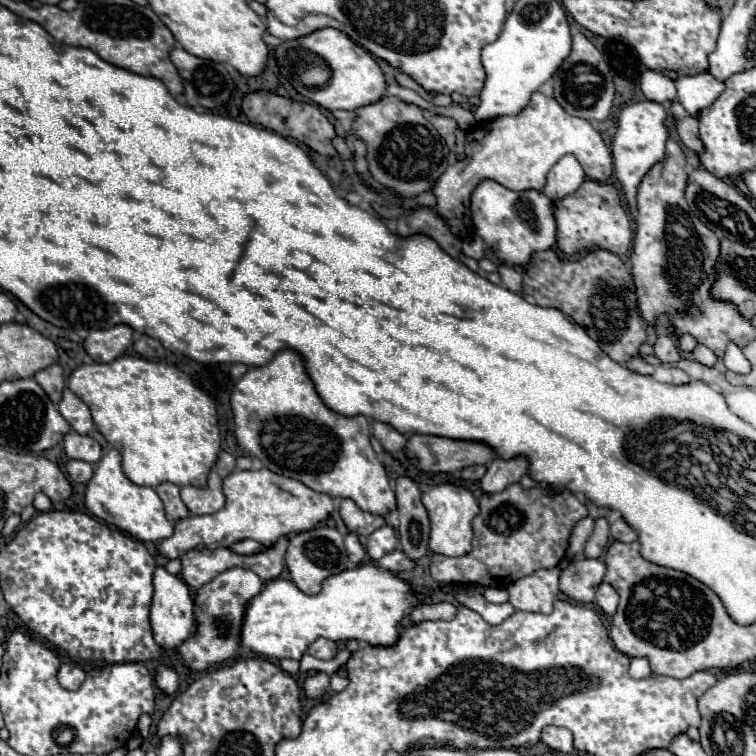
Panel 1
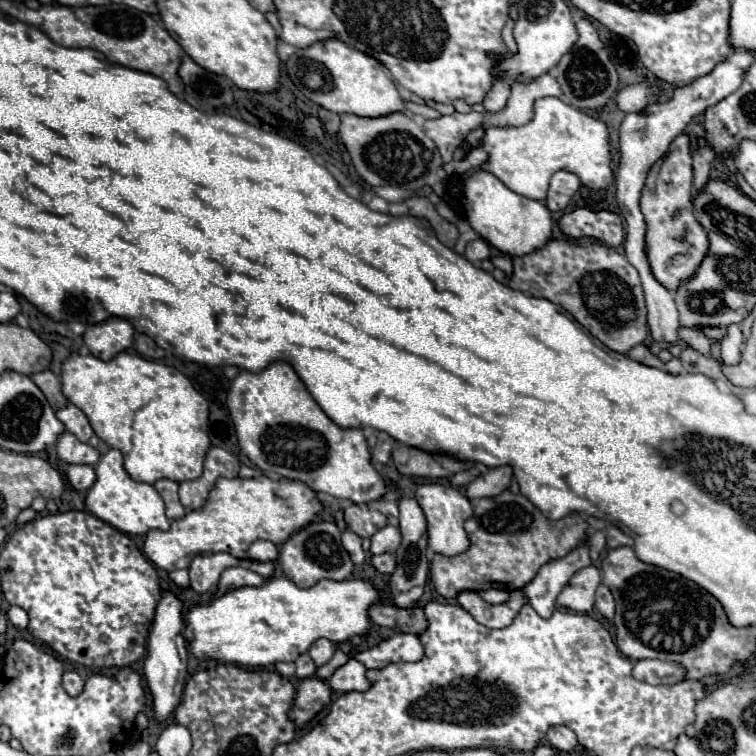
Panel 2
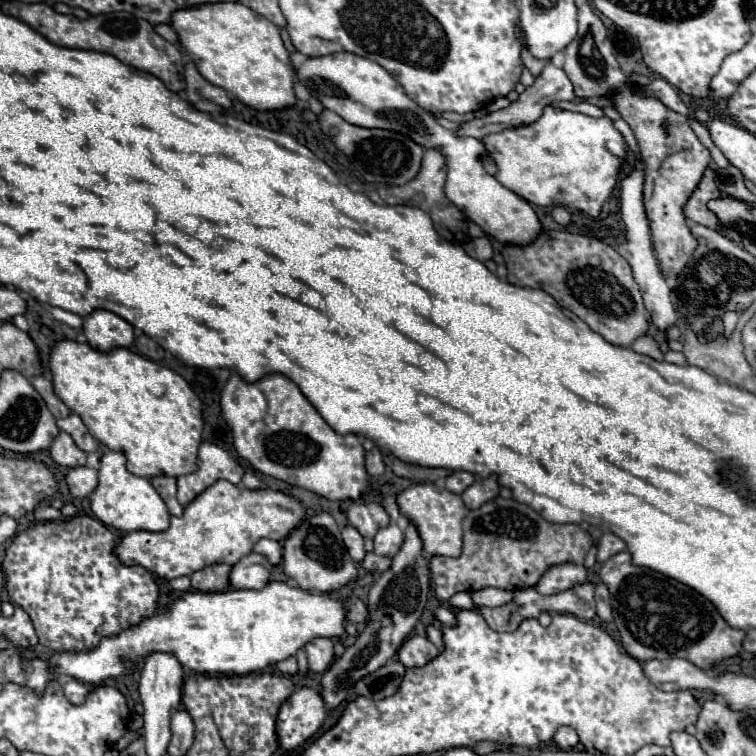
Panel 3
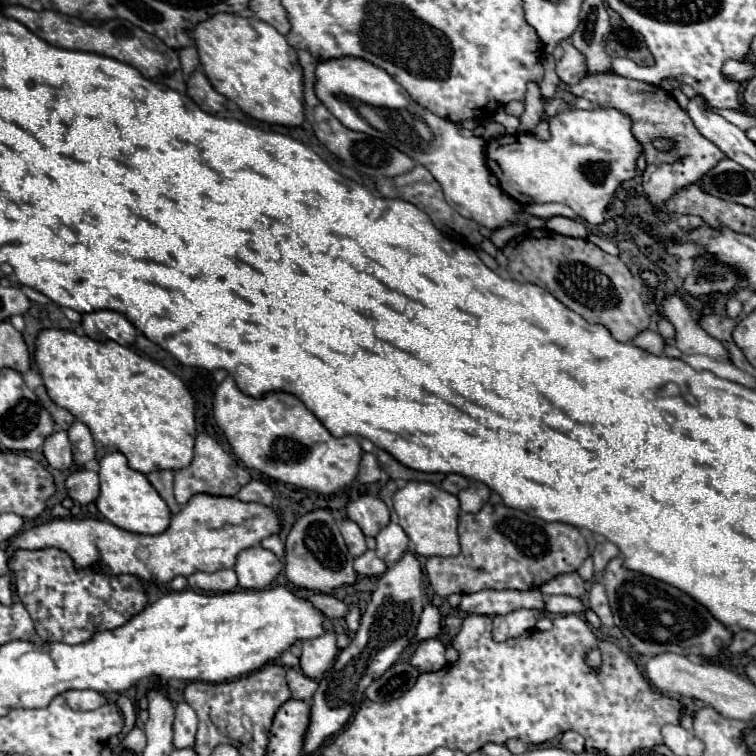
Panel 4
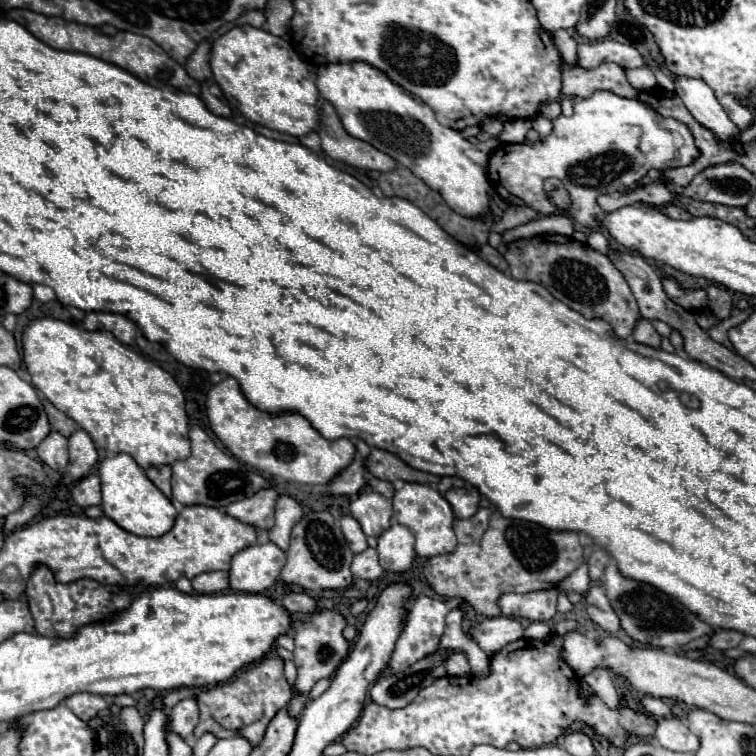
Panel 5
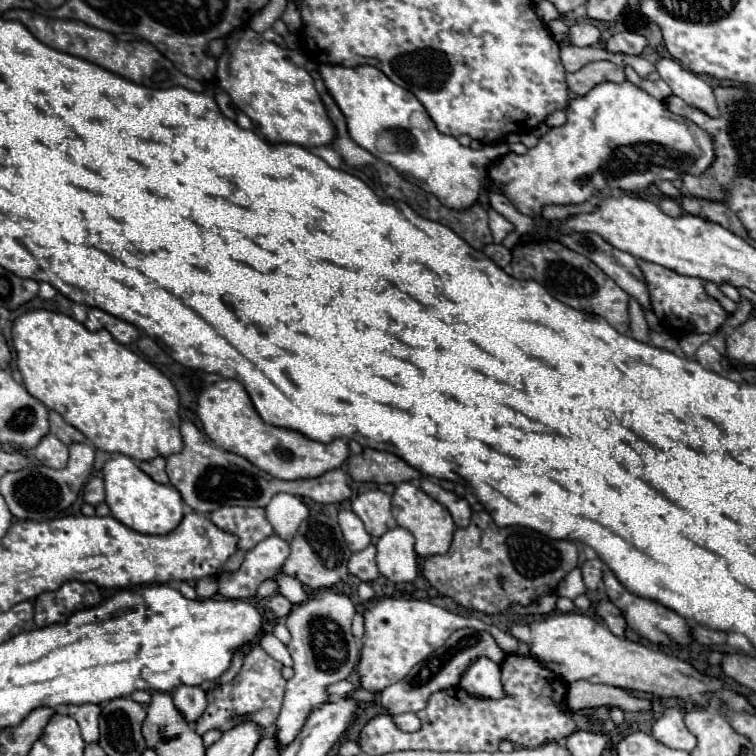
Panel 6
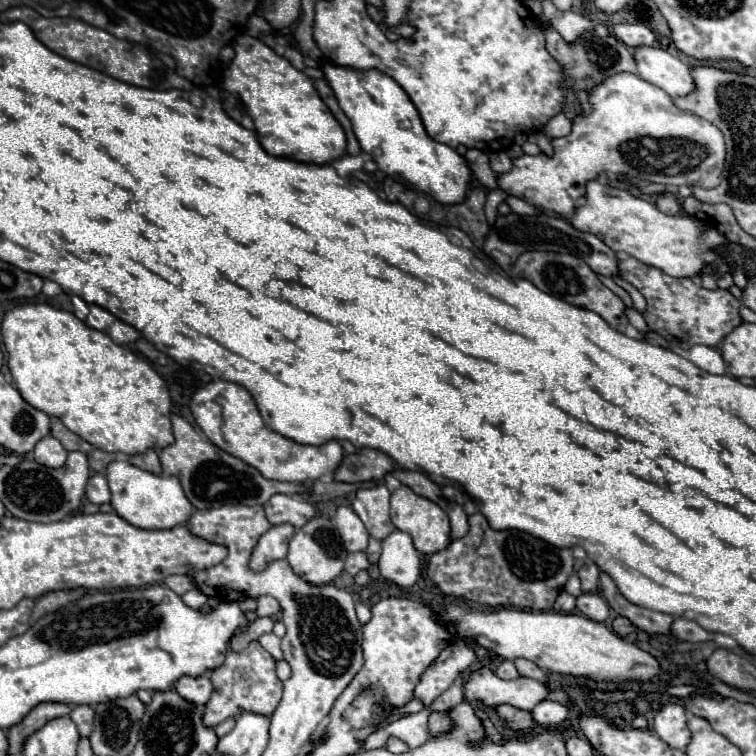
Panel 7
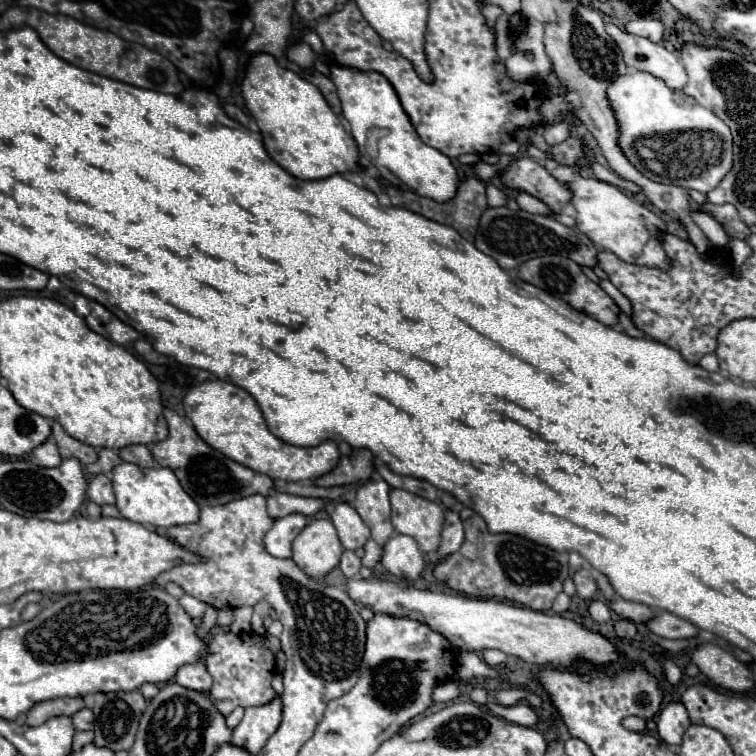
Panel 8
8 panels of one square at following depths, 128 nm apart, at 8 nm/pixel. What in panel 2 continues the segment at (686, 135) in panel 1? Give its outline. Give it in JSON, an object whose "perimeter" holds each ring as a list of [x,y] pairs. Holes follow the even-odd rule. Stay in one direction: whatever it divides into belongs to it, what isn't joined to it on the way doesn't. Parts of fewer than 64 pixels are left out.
{"perimeter":[[[698,140],[700,148],[694,152],[694,192],[700,192],[710,180],[710,168],[714,162],[714,152],[706,146],[704,140]]]}

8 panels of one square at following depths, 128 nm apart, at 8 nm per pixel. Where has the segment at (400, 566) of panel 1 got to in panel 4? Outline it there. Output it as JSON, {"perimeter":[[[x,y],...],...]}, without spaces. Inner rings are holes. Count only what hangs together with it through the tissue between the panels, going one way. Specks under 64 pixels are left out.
{"perimeter":[[[366,550],[360,558],[354,560],[354,570],[362,576],[380,576],[386,572],[386,564],[376,556],[374,550]]]}

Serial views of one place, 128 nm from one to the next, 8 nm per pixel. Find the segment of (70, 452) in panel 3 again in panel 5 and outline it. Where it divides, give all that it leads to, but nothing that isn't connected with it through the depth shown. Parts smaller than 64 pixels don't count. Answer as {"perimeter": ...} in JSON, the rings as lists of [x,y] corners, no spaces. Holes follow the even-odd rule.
{"perimeter":[[[50,432],[36,448],[38,458],[54,470],[64,470],[68,464],[68,440],[60,432]]]}

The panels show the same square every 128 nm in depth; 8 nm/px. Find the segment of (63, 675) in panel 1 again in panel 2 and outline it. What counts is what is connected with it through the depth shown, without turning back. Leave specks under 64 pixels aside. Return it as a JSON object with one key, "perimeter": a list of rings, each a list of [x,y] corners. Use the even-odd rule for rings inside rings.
{"perimeter":[[[64,672],[62,676],[62,686],[70,696],[78,696],[84,688],[84,680],[76,672]]]}

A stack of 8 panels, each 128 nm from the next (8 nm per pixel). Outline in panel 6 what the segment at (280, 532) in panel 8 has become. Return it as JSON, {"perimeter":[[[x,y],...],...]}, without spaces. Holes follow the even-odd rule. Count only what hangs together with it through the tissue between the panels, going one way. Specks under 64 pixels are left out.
{"perimeter":[[[272,534],[258,542],[244,558],[242,566],[234,574],[218,576],[218,592],[224,598],[248,600],[256,594],[256,588],[272,578],[276,570],[282,568],[284,560],[288,558],[290,546],[284,538]]]}

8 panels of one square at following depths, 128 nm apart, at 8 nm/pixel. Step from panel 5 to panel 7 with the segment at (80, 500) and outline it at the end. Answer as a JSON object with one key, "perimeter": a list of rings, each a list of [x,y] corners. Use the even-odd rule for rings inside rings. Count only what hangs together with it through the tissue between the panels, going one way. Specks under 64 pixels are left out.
{"perimeter":[[[94,474],[94,476],[88,480],[86,498],[88,498],[90,502],[94,502],[94,504],[106,504],[106,502],[110,502],[110,490],[108,490],[106,476]]]}

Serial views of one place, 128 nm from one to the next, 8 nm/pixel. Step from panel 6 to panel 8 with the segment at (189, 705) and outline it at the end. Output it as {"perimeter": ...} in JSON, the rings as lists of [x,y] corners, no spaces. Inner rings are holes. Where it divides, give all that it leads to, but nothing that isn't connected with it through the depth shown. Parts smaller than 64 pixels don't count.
{"perimeter":[[[198,660],[194,664],[180,666],[178,672],[176,672],[176,682],[180,686],[200,690],[200,692],[208,692],[212,688],[212,678],[210,678],[206,664],[202,660]]]}

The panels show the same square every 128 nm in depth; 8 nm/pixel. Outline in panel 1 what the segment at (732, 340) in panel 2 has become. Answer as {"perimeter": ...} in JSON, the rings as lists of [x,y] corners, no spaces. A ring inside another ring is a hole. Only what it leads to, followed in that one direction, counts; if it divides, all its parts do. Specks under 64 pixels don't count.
{"perimeter":[[[728,344],[726,348],[726,354],[724,354],[724,366],[732,372],[738,372],[738,374],[748,374],[750,372],[750,364],[748,360],[744,358],[742,350],[736,346],[736,344]]]}

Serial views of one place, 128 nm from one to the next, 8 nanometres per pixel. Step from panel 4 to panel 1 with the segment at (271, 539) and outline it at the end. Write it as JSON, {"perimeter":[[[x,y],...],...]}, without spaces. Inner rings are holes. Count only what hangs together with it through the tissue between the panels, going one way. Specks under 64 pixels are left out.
{"perimeter":[[[240,540],[240,542],[236,542],[232,546],[232,550],[236,554],[256,554],[256,552],[262,552],[264,546],[260,542],[256,542],[256,540]]]}

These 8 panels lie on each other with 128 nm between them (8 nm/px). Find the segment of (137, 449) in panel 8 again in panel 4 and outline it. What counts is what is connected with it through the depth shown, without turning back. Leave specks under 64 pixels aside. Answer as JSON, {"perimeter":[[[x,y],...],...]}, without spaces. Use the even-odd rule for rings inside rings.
{"perimeter":[[[154,470],[148,474],[148,480],[150,484],[156,488],[156,492],[164,498],[164,502],[168,504],[170,512],[176,514],[180,510],[178,502],[174,500],[174,494],[172,494],[172,478],[174,478],[174,472],[172,470]]]}

